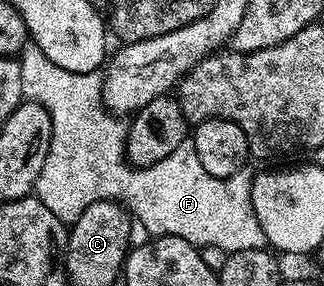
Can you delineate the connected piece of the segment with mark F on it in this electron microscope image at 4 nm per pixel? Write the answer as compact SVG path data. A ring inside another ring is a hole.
M33 42L27 43L22 49L18 65L23 97L31 104L44 106L52 118L48 158L44 158L44 170L40 170L36 178L33 195L37 196L40 202L44 202L44 206L48 206L48 210L52 210L52 214L56 214L56 218L60 218L63 224L74 224L76 218L80 218L80 214L84 214L84 210L92 206L92 202L117 200L137 223L138 220L142 223L143 230L150 232L146 234L151 237L184 238L199 250L219 248L222 254L267 247L264 230L252 210L252 176L249 171L237 172L223 180L212 178L212 174L208 174L208 170L200 166L200 158L196 158L196 150L190 142L172 150L168 158L156 162L150 168L136 168L126 159L127 121L109 111L102 102L101 71L64 70L64 66L56 66L56 62L52 62L52 58L48 58L48 54L44 54L44 50L40 50L40 46Z

